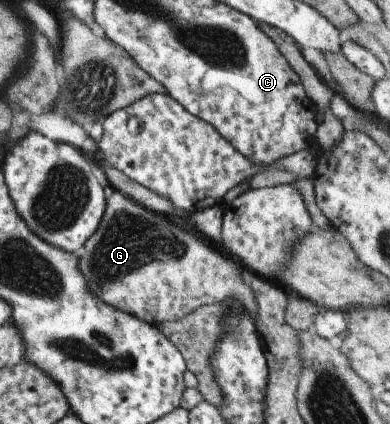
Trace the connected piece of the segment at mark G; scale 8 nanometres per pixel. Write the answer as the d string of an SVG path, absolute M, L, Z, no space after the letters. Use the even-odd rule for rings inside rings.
M117 190L107 192L106 207L95 232L83 243L79 252L78 267L86 280L87 288L103 302L149 324L171 323L196 308L223 302L227 297L237 299L245 306L254 322L255 299L250 288L241 280L241 266L227 259L199 234L189 232L171 220L164 212L155 212L137 204Z

